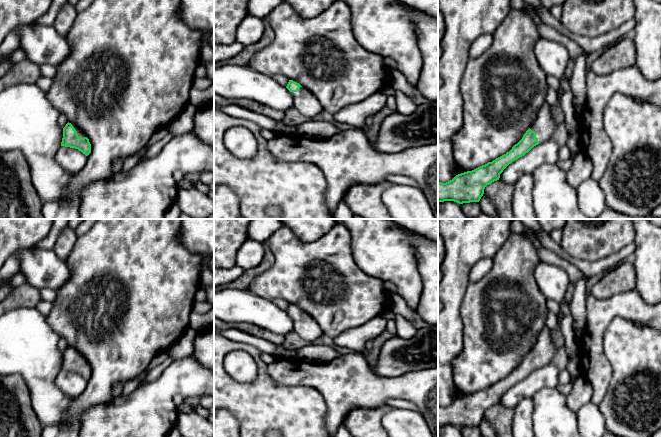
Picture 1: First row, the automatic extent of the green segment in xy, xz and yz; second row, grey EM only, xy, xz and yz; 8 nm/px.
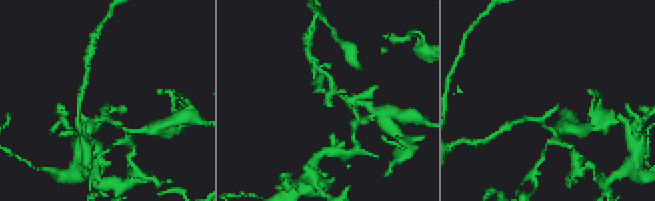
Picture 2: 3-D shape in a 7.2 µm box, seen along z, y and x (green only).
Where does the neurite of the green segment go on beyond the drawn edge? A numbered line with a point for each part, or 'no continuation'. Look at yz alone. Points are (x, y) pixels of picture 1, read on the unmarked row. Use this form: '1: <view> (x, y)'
1: yz (544, 350)

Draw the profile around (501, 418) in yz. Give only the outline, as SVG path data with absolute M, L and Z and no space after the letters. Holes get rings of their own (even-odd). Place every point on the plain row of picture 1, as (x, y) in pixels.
M497 404L487 409L483 420L491 424L497 437L512 437L514 410Z

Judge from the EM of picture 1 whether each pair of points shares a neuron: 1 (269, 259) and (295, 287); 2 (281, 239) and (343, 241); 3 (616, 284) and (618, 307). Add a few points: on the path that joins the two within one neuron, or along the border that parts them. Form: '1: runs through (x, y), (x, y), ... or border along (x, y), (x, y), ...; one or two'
1: border along (267, 242), (274, 256), (274, 263), (254, 278); two
2: runs through (296, 248), (328, 248); one
3: border along (634, 288), (606, 298), (594, 297); two

